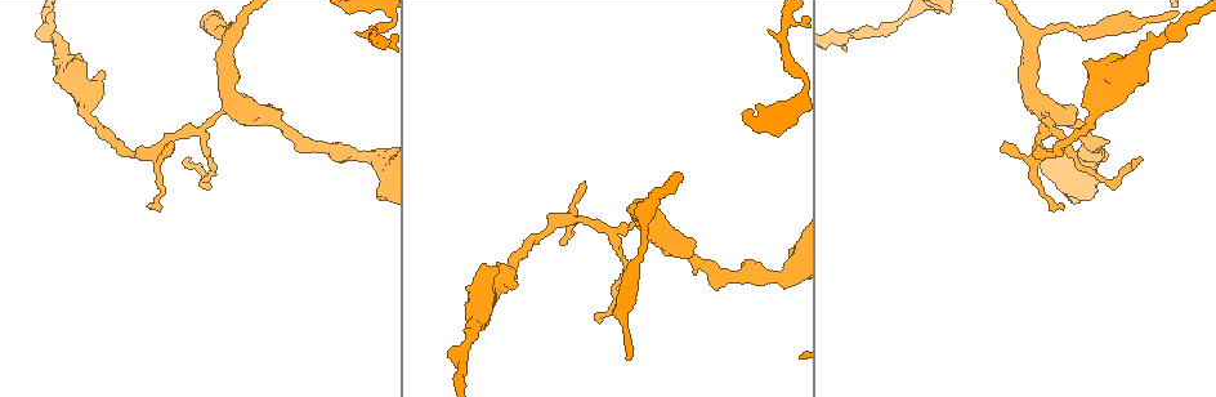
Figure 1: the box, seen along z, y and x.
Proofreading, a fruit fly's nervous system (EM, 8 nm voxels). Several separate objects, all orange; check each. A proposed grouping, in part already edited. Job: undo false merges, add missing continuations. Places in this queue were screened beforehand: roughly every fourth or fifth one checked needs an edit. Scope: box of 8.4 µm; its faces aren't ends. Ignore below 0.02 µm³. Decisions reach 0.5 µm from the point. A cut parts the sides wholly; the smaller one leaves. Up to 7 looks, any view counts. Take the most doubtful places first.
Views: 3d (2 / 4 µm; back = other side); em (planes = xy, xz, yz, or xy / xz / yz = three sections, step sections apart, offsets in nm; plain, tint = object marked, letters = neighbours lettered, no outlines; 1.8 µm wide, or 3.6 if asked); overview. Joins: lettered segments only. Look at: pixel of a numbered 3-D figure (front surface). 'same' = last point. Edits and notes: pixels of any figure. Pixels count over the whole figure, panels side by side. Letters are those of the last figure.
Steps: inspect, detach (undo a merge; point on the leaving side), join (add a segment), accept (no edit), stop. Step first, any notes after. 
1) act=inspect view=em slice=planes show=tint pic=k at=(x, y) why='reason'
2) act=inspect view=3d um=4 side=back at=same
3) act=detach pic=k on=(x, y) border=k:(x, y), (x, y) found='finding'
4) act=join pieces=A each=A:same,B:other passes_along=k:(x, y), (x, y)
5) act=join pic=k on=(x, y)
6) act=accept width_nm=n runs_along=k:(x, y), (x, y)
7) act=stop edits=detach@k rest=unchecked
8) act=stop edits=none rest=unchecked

act=inspect view=3d um=2 side=back pic=1 at=(171, 153) why='branch stops here'

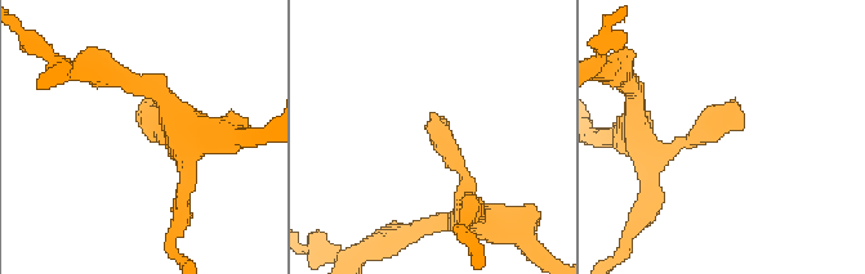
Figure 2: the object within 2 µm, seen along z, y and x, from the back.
act=inspect view=em slice=planes show=letters pic=2 at=(142, 127) why='now the EM'

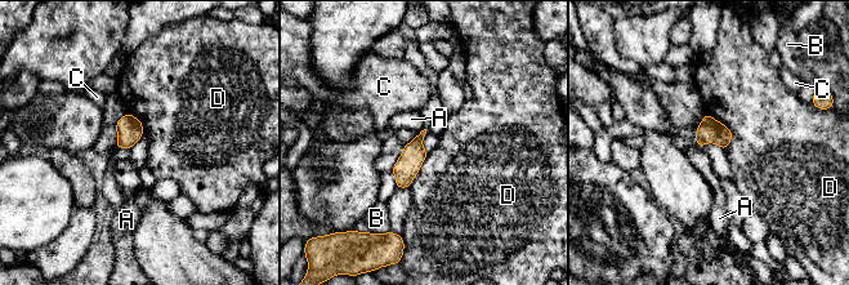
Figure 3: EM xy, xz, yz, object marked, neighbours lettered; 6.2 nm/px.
act=accept each=A:other,B:other,C:other,D:other border=3:(707, 112), (732, 134), (725, 150) found='none of them fits'

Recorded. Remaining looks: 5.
act=inspect view=3d um=4 side=back pic=1 at=(61, 50) why='sudden change in width'

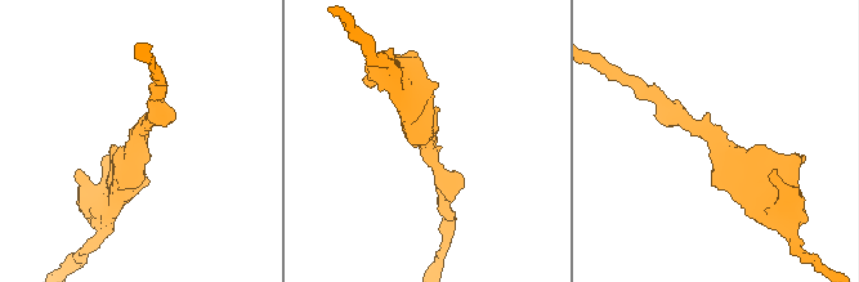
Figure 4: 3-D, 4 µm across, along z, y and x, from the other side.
act=inspect view=em slice=yz step=16 show=tint pic=4 at=(138, 141) arm_widths_nm=240,440

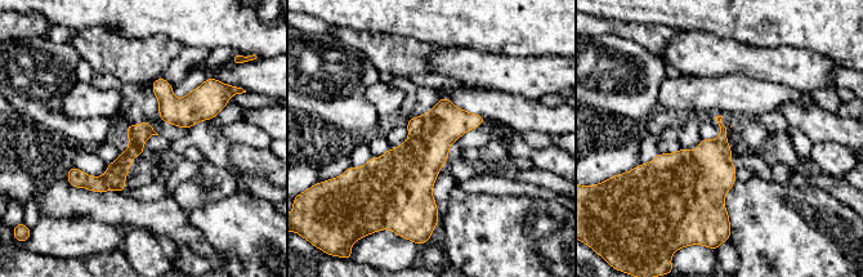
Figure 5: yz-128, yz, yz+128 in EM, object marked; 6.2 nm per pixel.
act=inspect view=em slice=planes show=letters at=same why='another direction'

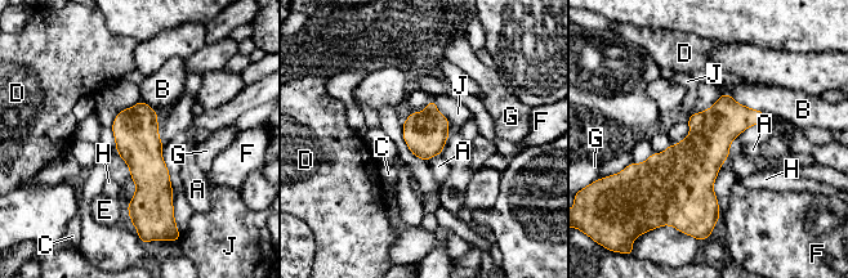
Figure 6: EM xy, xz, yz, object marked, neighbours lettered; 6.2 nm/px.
act=accept width_nm=280 longest_contact=B:320nm each=A:other,B:other,C:other,D:other,E:other,F:other,G:other,H:other,J:other found='one neuron here'

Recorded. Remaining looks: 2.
act=inspect view=3d um=2 pic=1 at=(1064, 206) why='branch stops here'

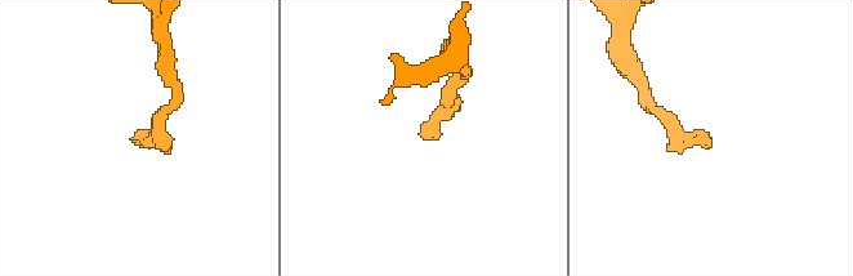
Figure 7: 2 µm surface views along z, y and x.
act=inspect view=em slice=planes show=letters pic=7 at=(141, 144)

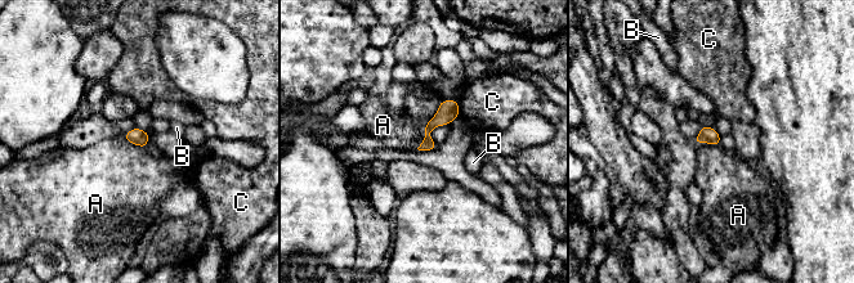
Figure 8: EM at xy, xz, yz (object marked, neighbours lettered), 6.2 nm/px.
act=accept longest_contact=A:140nm each=A:other,B:other,C:other runs_along=8:(454, 103), (428, 129), (423, 147) found='no lettered segment goes on from it'

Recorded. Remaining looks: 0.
act=stop edits=none rest=unchecked

